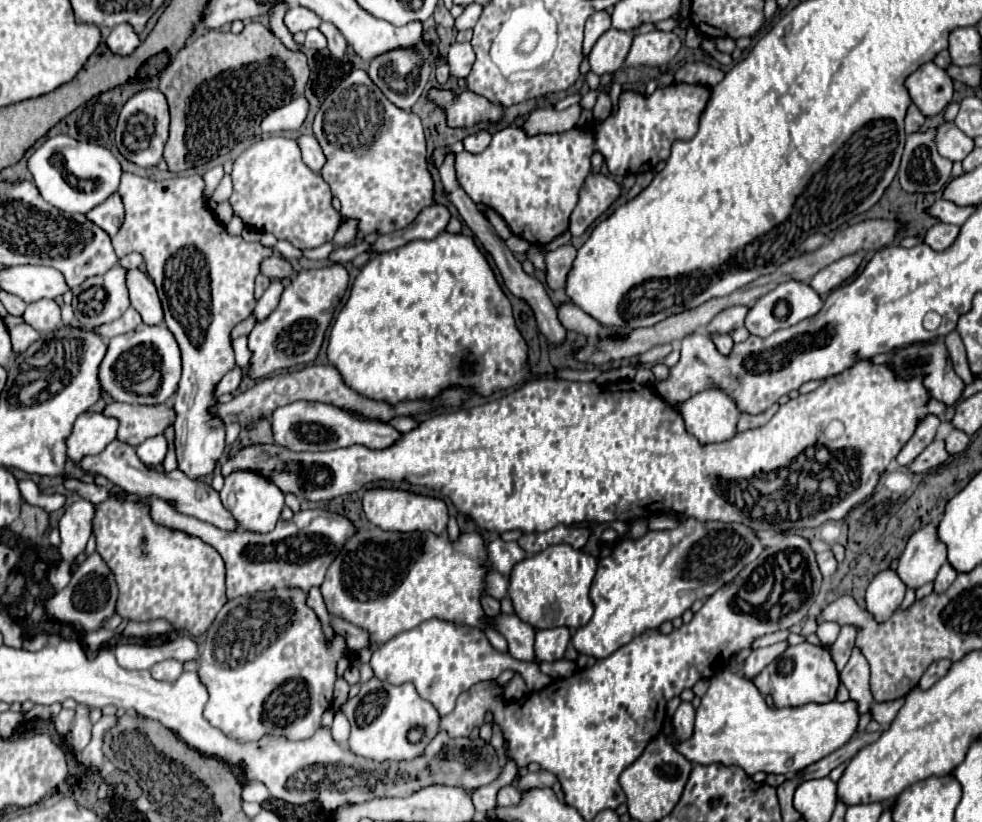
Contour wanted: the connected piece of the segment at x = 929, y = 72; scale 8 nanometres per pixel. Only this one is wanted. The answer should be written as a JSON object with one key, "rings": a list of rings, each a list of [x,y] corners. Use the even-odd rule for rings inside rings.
{"rings":[[[933,61],[913,71],[905,79],[905,89],[911,101],[925,117],[933,117],[941,113],[951,103],[951,97],[953,97],[951,77]]]}

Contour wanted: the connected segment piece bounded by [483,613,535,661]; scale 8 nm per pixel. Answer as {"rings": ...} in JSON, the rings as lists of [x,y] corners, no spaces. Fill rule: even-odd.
{"rings":[[[499,613],[497,617],[483,617],[483,623],[497,629],[509,643],[509,655],[521,661],[533,661],[533,637],[535,629],[531,625],[525,625],[517,615]]]}

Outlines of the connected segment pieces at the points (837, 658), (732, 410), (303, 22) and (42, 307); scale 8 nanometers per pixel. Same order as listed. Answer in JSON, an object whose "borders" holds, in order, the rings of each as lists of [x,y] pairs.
{"borders":[[[[843,625],[837,641],[831,647],[831,657],[833,657],[839,671],[845,667],[845,661],[849,661],[849,653],[855,645],[855,637],[857,637],[857,629],[853,629],[851,625]]],[[[707,389],[705,393],[697,393],[689,401],[681,403],[677,407],[677,411],[683,415],[687,431],[693,433],[701,441],[701,445],[723,443],[723,441],[729,441],[737,433],[735,425],[737,425],[737,419],[739,419],[739,411],[733,405],[733,401],[725,393],[721,393],[719,389]]],[[[291,7],[287,13],[285,13],[285,25],[291,33],[297,33],[297,31],[309,31],[313,27],[319,27],[321,19],[311,11],[311,9],[305,9],[305,7]]],[[[39,299],[27,305],[23,319],[39,333],[49,333],[61,325],[61,309],[51,299]]]]}

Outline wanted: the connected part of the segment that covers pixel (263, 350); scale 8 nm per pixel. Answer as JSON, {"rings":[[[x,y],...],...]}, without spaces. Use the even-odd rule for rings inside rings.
{"rings":[[[333,263],[331,267],[299,271],[293,281],[285,287],[279,307],[265,321],[257,323],[249,335],[249,349],[253,351],[249,375],[253,379],[259,379],[279,369],[313,363],[321,349],[333,313],[341,303],[343,293],[347,291],[347,285],[347,269],[339,263]]]}

